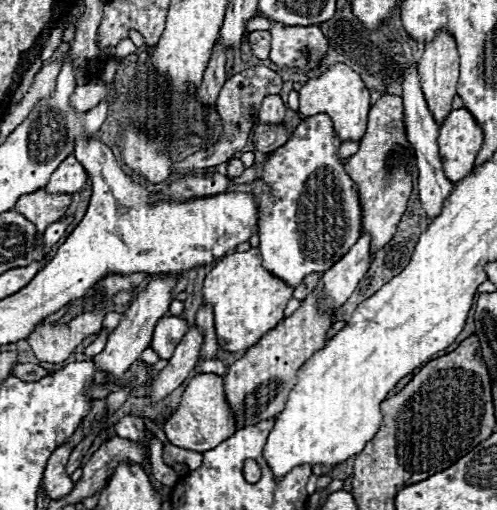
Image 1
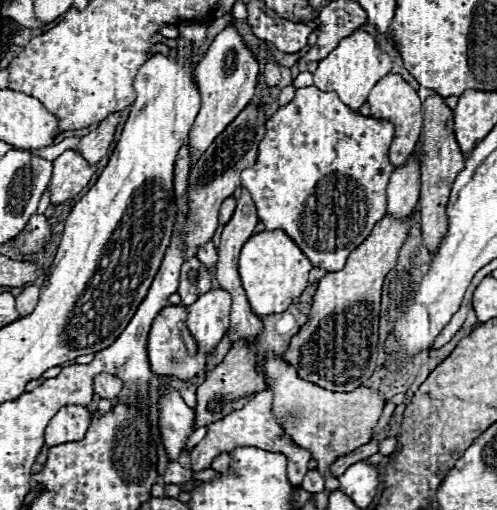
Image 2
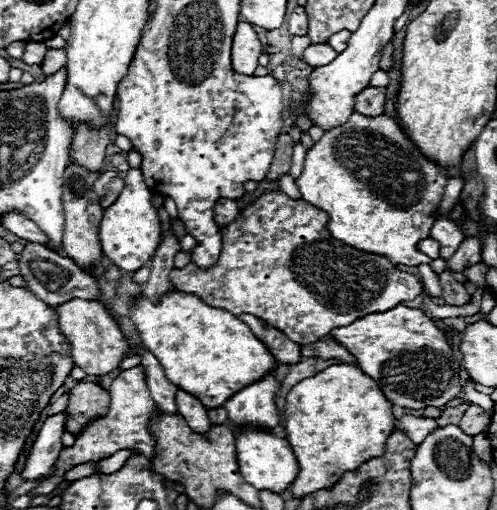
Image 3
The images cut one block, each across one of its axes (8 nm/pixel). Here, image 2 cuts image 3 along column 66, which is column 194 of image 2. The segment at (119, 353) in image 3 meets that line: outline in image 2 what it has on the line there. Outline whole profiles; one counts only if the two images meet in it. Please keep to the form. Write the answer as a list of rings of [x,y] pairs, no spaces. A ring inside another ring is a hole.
[[[210,290],[186,306],[186,324],[198,344],[198,352],[212,352],[226,334],[230,326],[230,304],[232,298],[226,290]]]

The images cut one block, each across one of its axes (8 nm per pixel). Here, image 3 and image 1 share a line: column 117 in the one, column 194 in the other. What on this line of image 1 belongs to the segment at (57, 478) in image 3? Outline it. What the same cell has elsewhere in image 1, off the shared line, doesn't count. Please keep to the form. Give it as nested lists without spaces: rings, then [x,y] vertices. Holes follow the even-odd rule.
[[[196,374],[186,386],[186,392],[178,408],[172,412],[172,416],[164,422],[162,428],[174,446],[184,450],[194,450],[200,454],[216,448],[220,442],[232,436],[238,428],[236,422],[232,420],[232,410],[228,408],[222,378],[216,374]]]

